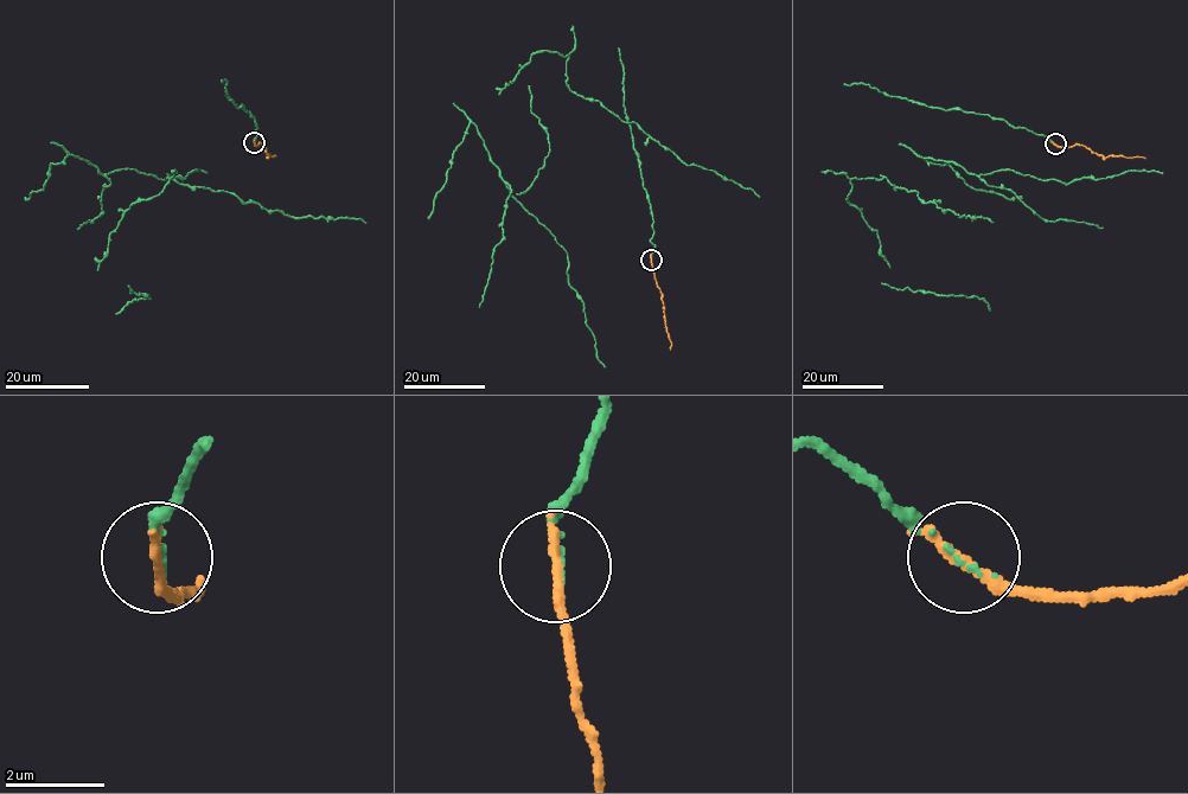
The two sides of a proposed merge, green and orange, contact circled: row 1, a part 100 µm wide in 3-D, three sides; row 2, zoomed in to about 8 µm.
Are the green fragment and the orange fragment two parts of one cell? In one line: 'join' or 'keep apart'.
join

